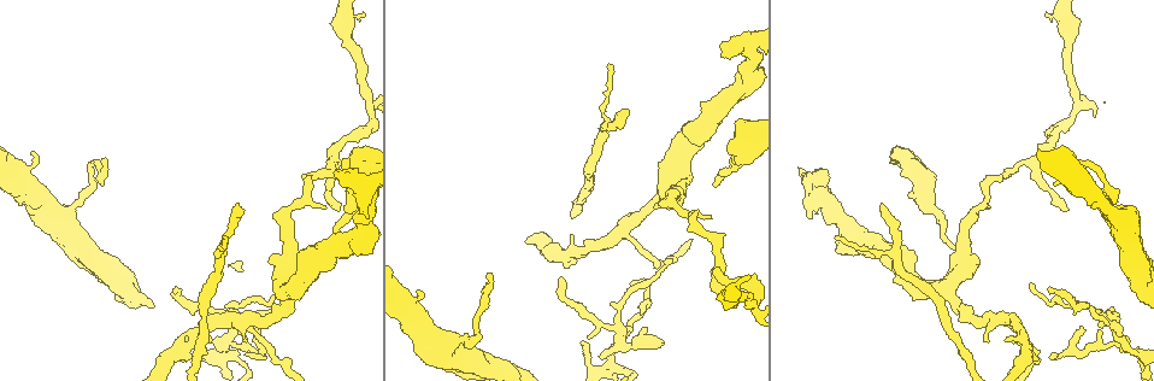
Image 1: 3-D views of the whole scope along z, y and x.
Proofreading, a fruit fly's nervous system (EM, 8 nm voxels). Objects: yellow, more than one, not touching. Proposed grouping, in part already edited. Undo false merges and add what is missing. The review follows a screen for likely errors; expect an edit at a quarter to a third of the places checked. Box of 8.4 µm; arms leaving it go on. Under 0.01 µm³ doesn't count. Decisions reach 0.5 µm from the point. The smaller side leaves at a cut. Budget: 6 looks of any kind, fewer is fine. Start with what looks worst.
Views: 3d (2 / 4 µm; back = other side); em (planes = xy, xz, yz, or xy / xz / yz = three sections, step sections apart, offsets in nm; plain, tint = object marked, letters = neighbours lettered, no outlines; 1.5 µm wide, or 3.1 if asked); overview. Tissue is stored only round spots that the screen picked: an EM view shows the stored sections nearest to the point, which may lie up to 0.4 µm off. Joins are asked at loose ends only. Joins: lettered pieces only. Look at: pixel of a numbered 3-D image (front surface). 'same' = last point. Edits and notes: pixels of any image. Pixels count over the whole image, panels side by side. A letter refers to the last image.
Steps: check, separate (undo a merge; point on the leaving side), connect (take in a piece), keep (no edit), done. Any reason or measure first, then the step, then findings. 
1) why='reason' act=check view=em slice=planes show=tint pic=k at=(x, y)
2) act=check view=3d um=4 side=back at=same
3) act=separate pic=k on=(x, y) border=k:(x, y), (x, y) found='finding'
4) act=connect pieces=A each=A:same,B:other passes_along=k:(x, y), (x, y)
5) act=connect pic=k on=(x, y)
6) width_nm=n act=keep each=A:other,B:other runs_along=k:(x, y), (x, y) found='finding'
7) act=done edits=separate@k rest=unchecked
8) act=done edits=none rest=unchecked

why='free end' act=check view=em slice=xy step=8 show=letters pic=1 at=(717, 185)

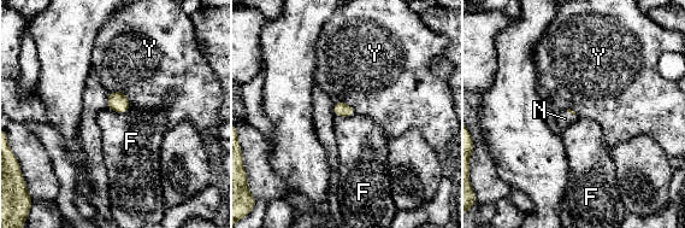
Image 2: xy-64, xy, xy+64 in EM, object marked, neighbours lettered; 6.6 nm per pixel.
act=check view=em slice=planes show=letters at=same

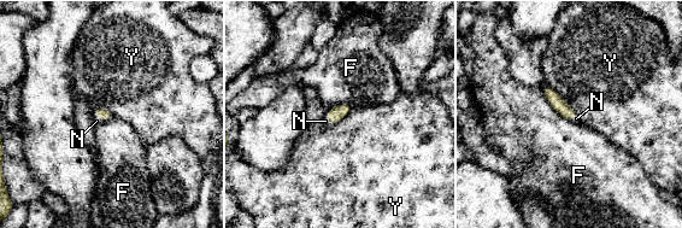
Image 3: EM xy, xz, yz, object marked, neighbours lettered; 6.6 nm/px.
act=connect pieces=N each=F:other,N:same,Y:other found='the neuron continues'

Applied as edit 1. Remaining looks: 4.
act=check view=overview

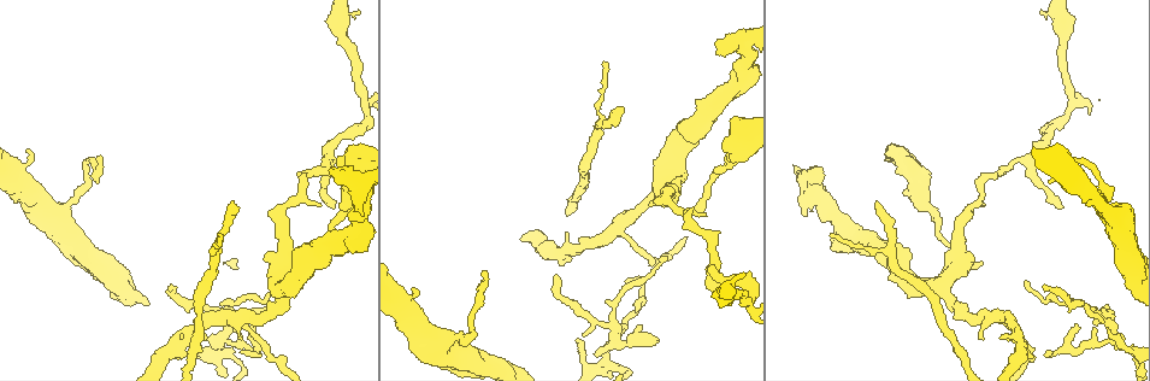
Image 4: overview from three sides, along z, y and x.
act=check view=em slice=planes show=letters pic=4 at=(658, 341)

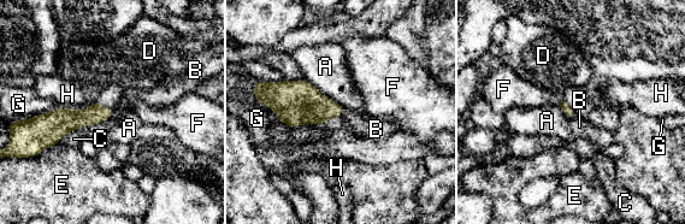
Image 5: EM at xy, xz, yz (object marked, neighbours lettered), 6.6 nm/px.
act=keep each=A:other,B:other,C:other,D:other,E:other,F:other,G:other,H:other border=5:(114, 111), (108, 118), (98, 124) found='none of them fits'

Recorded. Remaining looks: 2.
act=done edits=connect@3 rest=unchecked

